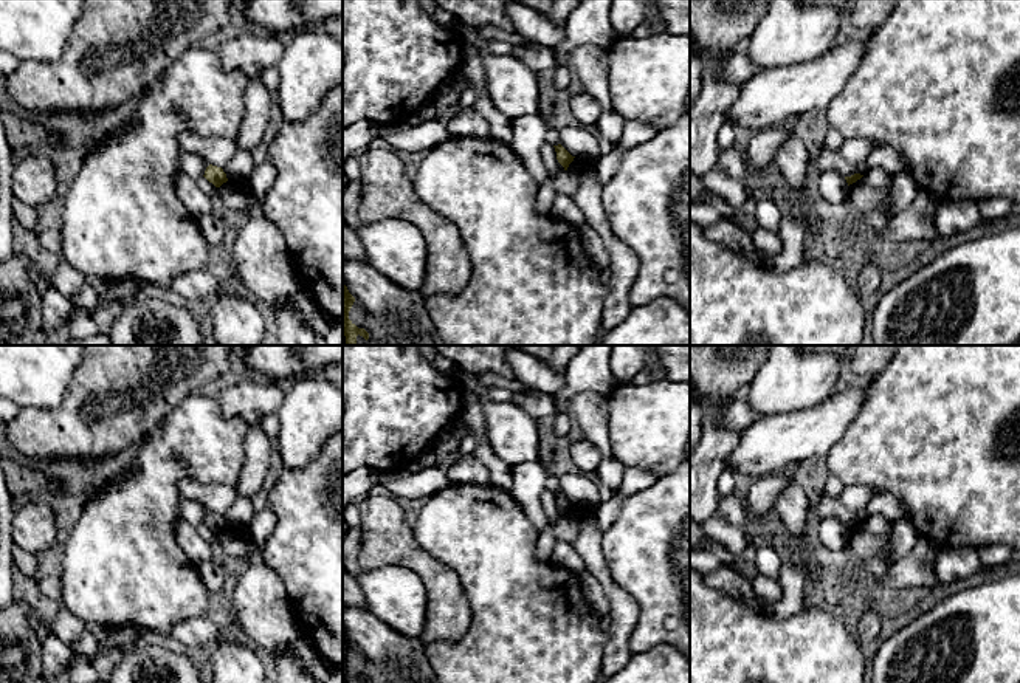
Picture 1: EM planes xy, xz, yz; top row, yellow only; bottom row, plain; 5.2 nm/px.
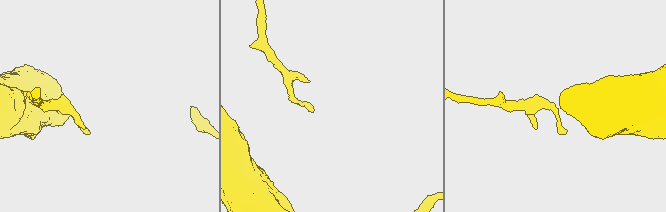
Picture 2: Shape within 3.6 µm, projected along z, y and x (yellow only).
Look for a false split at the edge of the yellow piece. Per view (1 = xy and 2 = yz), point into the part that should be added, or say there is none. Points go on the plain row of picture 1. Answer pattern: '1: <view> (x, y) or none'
1: none
2: none

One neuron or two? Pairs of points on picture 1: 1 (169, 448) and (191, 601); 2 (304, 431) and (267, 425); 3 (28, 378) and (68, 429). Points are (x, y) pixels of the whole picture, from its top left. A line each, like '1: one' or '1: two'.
1: one
2: two
3: two

